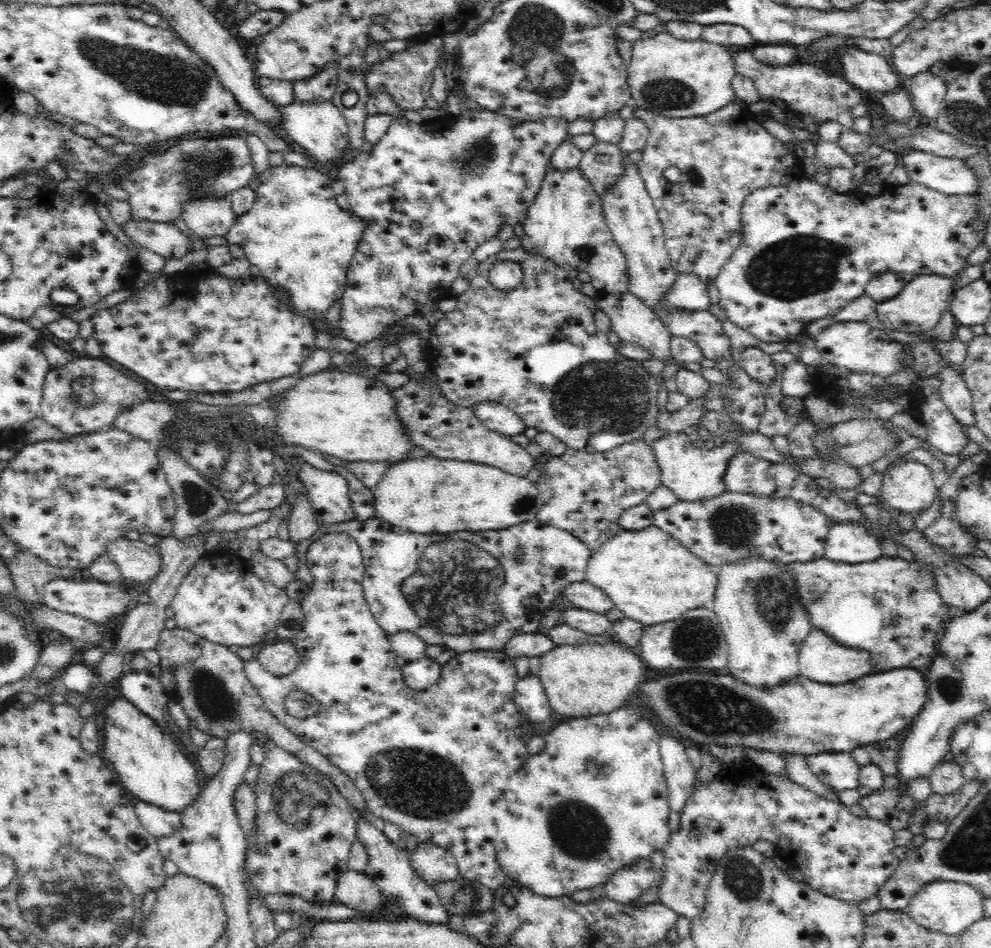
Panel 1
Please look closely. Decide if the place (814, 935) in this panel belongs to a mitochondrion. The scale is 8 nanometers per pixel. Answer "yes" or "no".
no

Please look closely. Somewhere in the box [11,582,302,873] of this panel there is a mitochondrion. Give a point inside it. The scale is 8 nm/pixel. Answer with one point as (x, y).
(216, 701)

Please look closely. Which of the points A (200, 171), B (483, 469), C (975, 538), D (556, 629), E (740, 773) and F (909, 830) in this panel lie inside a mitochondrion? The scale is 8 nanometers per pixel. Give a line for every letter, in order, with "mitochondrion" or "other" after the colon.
A: mitochondrion
B: other
C: other
D: other
E: other
F: other

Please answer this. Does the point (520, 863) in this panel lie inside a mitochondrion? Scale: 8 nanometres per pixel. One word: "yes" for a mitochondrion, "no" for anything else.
no

